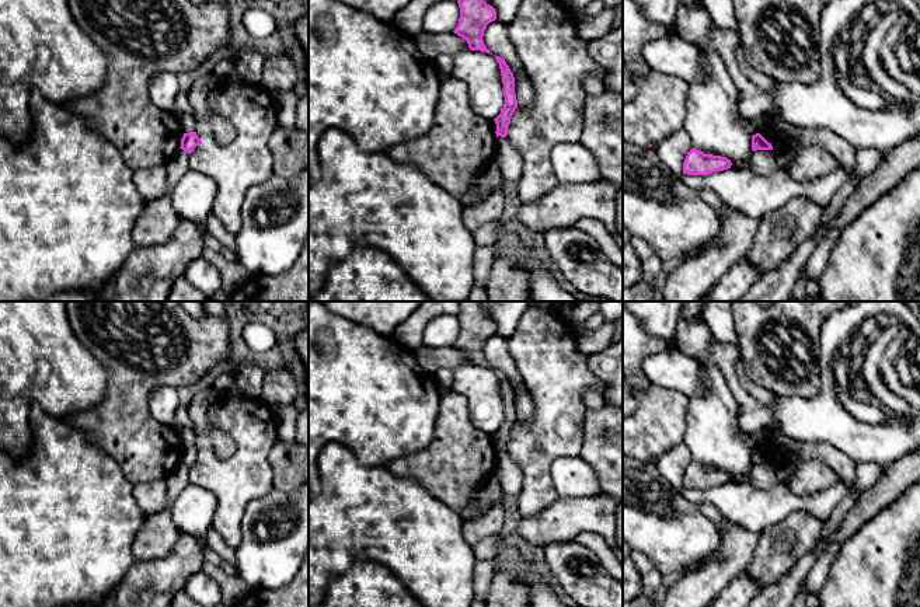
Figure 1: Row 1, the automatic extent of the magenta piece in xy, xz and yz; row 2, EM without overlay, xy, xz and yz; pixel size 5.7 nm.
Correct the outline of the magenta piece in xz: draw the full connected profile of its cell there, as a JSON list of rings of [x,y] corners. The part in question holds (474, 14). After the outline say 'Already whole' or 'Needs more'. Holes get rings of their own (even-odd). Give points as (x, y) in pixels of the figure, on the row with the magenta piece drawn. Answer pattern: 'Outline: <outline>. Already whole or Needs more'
Outline: [[[457,0],[457,3],[460,18],[453,32],[466,39],[471,50],[491,53],[482,36],[487,25],[496,20],[495,8],[484,0]]]. Already whole

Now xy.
Outline: [[[189,132],[184,133],[180,149],[191,154],[194,149],[199,144],[202,144],[202,140],[198,137],[196,132]]]. Already whole

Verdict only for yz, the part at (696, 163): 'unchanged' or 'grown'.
unchanged

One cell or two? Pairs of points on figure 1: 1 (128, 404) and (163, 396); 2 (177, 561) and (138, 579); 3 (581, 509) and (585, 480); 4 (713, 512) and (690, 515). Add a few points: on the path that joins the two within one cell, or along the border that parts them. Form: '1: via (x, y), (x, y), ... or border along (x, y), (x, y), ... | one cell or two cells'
1: border along (161, 384), (149, 397), (149, 412), (168, 426) | two cells
2: via (167, 571), (159, 579), (147, 579) | one cell
3: border along (602, 491), (595, 495), (560, 498) | two cells
4: border along (699, 505), (715, 524), (720, 543) | two cells

